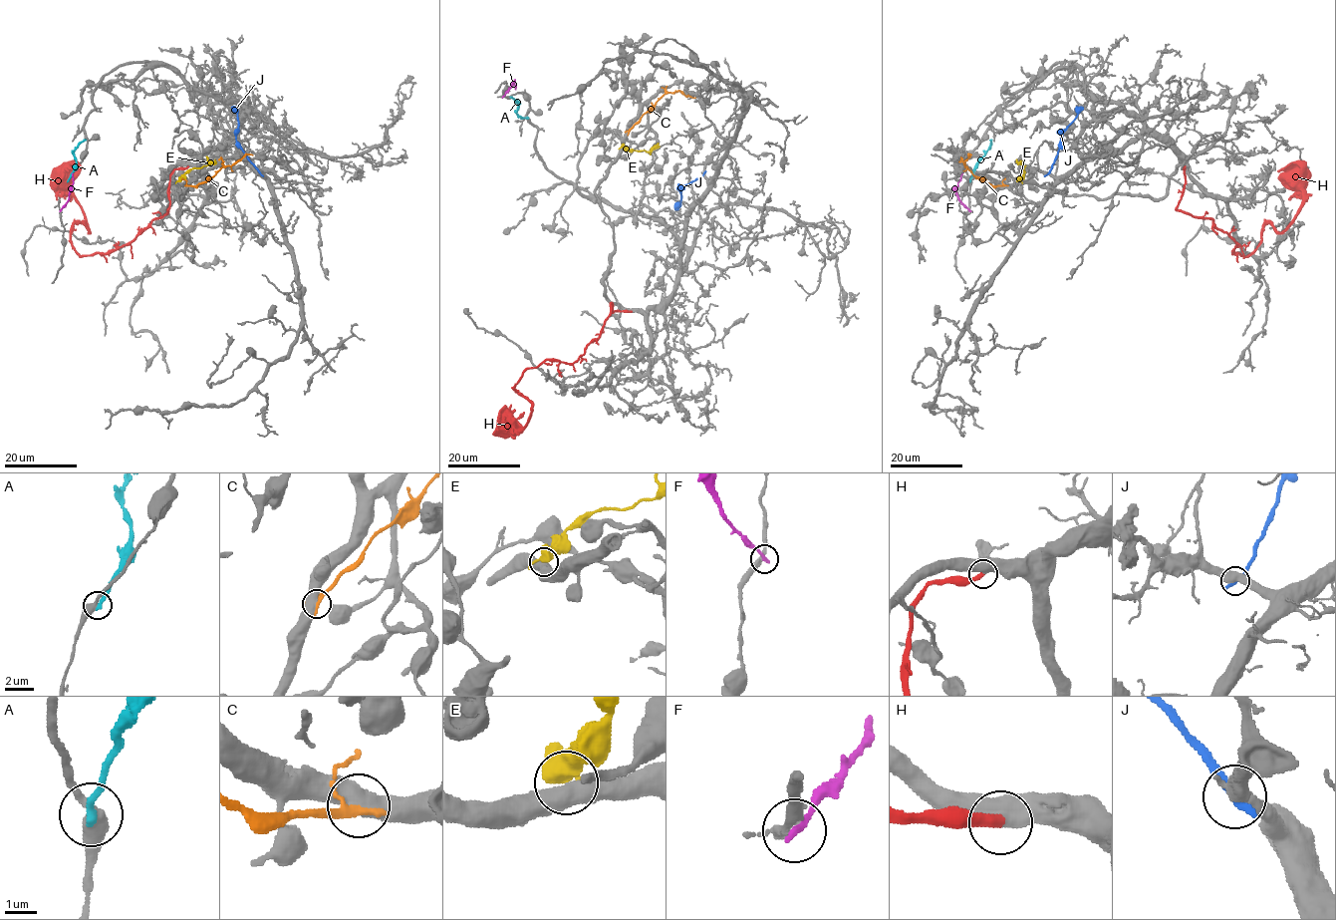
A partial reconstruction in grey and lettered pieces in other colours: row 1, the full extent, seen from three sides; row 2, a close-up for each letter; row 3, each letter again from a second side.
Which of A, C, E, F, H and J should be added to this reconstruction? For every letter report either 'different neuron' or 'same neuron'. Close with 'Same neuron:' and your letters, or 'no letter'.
A: different neuron
C: different neuron
E: different neuron
F: different neuron
H: same neuron
J: different neuron
Same neuron: H

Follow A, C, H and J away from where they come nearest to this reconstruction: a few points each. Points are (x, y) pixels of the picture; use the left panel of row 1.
A: (68, 180), (76, 162), (74, 150), (86, 139)
C: (185, 184), (205, 182), (222, 167), (231, 166), (246, 154), (253, 155)
H: (188, 167), (171, 174), (162, 216), (129, 243), (82, 256), (71, 228), (89, 226), (69, 166), (82, 167)
J: (261, 174), (236, 141), (238, 117), (232, 107)

